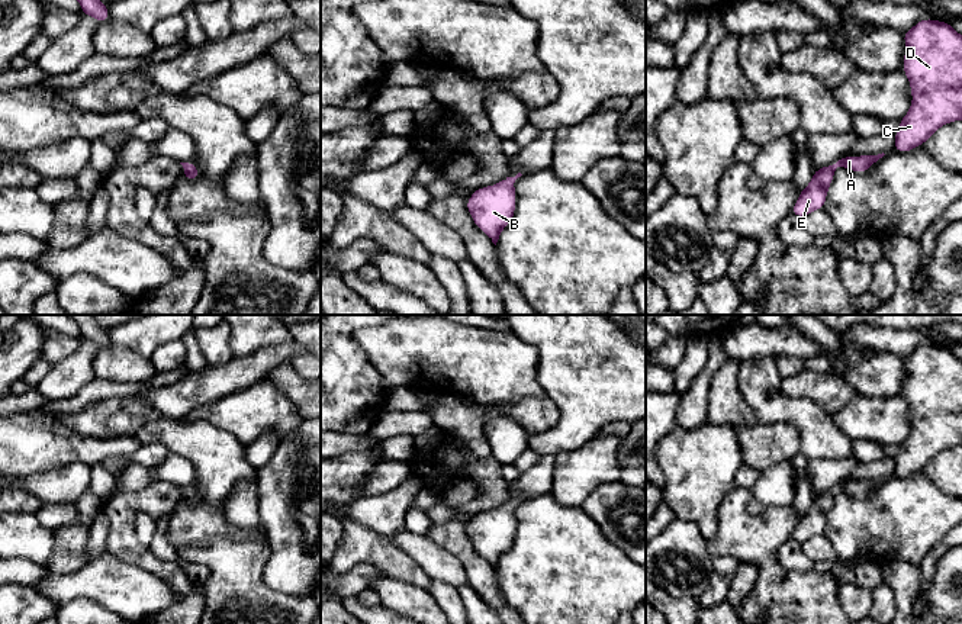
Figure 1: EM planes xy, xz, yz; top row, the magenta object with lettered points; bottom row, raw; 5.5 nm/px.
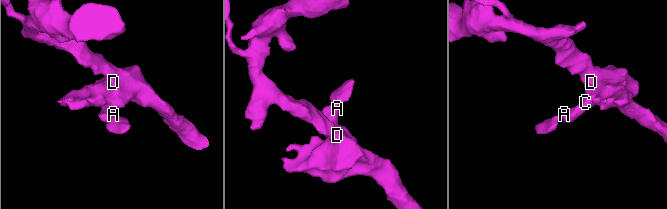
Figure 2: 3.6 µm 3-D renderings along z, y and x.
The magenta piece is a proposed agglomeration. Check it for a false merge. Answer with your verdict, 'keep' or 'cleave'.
keep

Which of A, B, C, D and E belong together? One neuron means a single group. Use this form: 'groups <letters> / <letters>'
groups A B C D E

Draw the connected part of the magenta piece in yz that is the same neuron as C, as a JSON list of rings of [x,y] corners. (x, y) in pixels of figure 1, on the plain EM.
[[[923,344],[901,358],[907,371],[903,396],[910,405],[913,428],[895,457],[897,477],[921,472],[939,453],[962,446],[962,360],[949,347]]]

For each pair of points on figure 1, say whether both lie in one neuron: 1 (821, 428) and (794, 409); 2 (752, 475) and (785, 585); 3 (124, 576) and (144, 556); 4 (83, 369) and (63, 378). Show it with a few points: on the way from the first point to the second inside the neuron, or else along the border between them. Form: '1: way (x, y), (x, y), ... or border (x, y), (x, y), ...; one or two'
1: way (814, 425), (801, 412); one
2: border (736, 485), (749, 489); two
3: border (106, 547), (118, 557), (153, 572), (164, 581); two
4: way (79, 369), (67, 378); one

